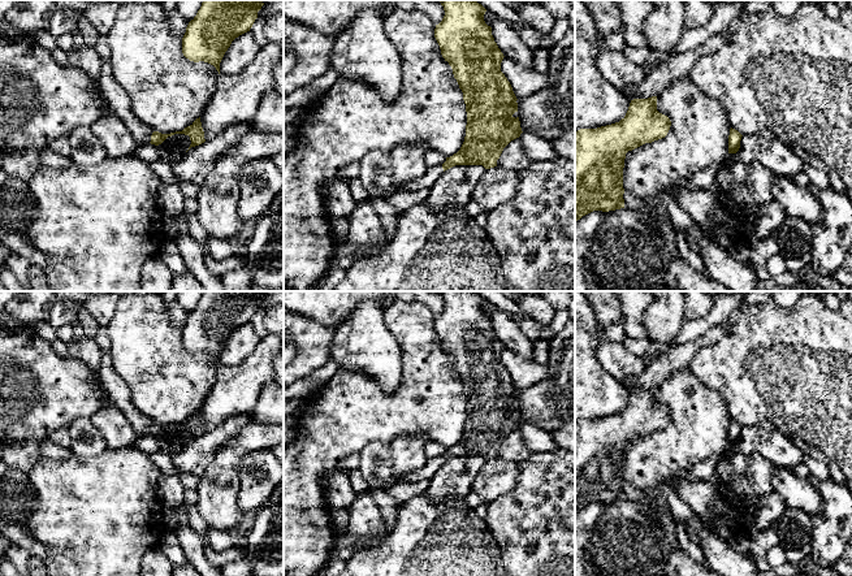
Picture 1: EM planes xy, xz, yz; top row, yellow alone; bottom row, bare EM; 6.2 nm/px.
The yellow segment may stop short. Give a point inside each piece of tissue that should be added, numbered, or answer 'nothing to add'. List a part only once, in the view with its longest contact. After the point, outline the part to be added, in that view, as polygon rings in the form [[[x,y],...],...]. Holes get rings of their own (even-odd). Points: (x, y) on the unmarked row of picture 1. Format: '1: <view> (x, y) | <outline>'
nothing to add

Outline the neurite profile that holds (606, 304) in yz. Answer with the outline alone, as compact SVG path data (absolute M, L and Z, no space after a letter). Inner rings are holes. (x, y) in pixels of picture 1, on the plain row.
M584 291L600 324L624 322L619 298L613 291Z

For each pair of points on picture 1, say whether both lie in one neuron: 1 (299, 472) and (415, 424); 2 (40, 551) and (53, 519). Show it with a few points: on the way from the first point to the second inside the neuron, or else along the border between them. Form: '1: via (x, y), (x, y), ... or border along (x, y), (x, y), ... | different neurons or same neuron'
1: via (328, 444), (347, 424), (386, 424) | same neuron
2: border along (27, 523), (29, 532), (47, 551), (44, 559) | different neurons

